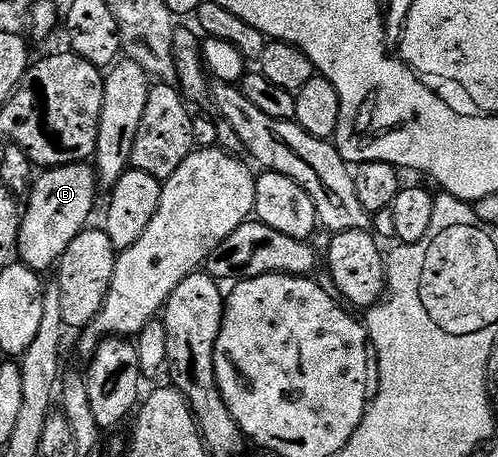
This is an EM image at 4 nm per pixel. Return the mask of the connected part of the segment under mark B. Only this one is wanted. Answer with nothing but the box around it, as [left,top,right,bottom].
[19,162,98,273]

